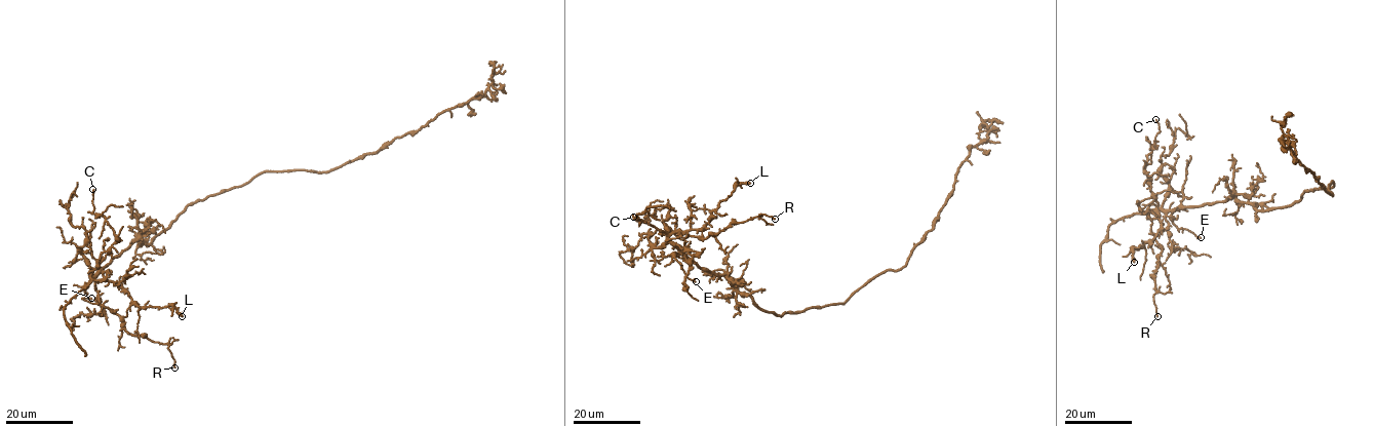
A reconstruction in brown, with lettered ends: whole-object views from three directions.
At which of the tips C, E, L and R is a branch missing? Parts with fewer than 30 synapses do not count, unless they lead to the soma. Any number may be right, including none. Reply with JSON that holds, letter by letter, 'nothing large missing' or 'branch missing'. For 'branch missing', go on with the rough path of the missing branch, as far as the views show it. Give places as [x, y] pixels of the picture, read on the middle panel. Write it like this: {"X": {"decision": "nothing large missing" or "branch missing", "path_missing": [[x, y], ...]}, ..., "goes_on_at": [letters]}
{"C": {"decision": "nothing large missing"}, "E": {"decision": "nothing large missing"}, "L": {"decision": "nothing large missing"}, "R": {"decision": "nothing large missing"}, "goes_on_at": []}

